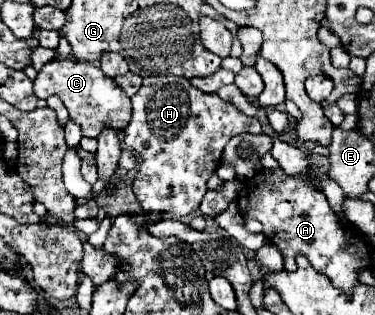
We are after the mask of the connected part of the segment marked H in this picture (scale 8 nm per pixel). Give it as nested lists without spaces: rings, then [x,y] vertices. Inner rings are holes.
[[[181,76],[145,78],[131,102],[133,116],[123,130],[123,142],[141,160],[133,190],[147,212],[147,222],[159,220],[159,212],[171,212],[175,216],[195,212],[207,192],[209,176],[219,166],[225,144],[243,132],[263,132],[257,118],[245,116],[217,94],[201,92]]]

